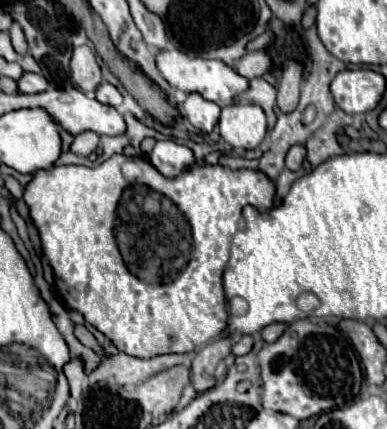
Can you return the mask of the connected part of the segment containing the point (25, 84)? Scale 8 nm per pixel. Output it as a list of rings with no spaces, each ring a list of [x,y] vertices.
[[[24,72],[22,78],[18,80],[18,92],[20,94],[38,94],[48,88],[48,82],[40,74],[28,74]]]

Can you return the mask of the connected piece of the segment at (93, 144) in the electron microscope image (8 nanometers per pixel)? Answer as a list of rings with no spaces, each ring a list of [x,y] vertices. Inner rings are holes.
[[[82,132],[82,134],[74,136],[70,150],[78,156],[90,156],[92,152],[96,152],[98,142],[100,142],[100,136],[96,132]]]

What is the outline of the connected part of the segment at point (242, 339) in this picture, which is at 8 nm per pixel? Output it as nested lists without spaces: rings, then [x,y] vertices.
[[[238,336],[234,346],[232,346],[232,354],[234,356],[244,356],[244,354],[248,354],[252,350],[252,346],[254,346],[252,336]]]

